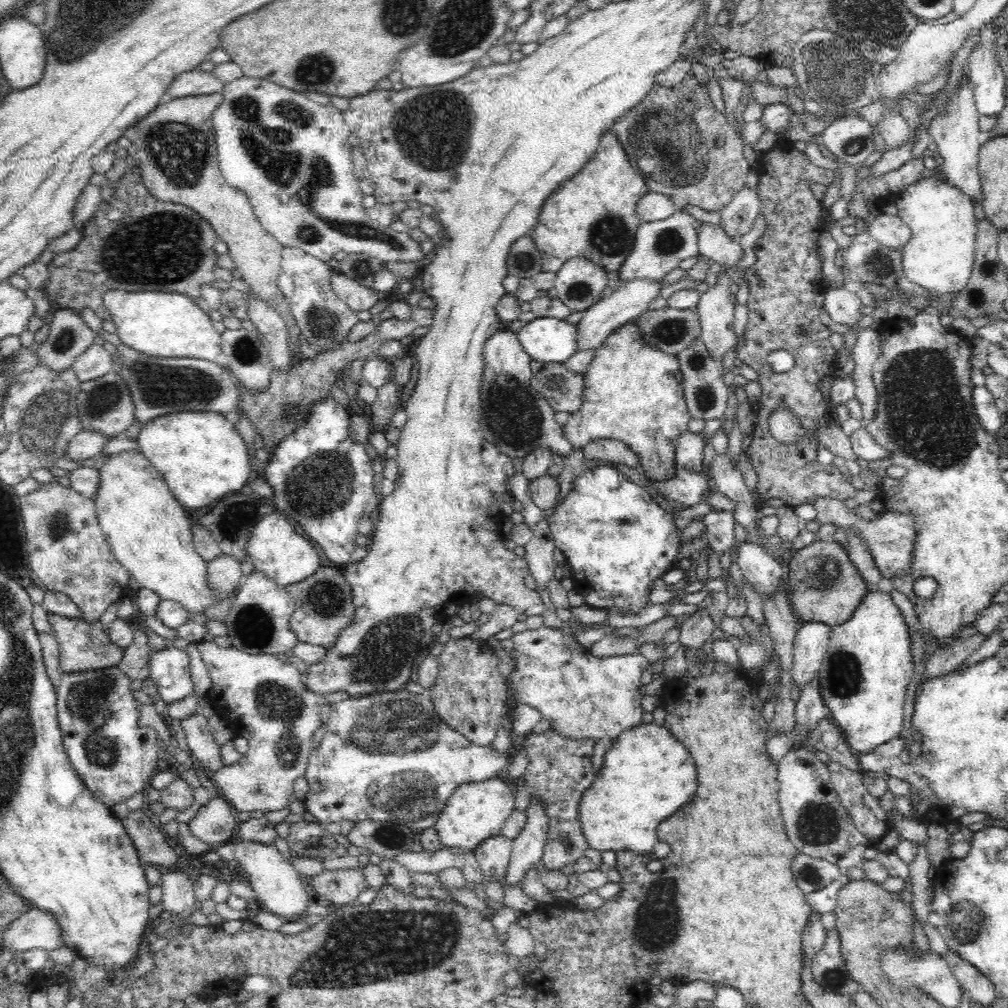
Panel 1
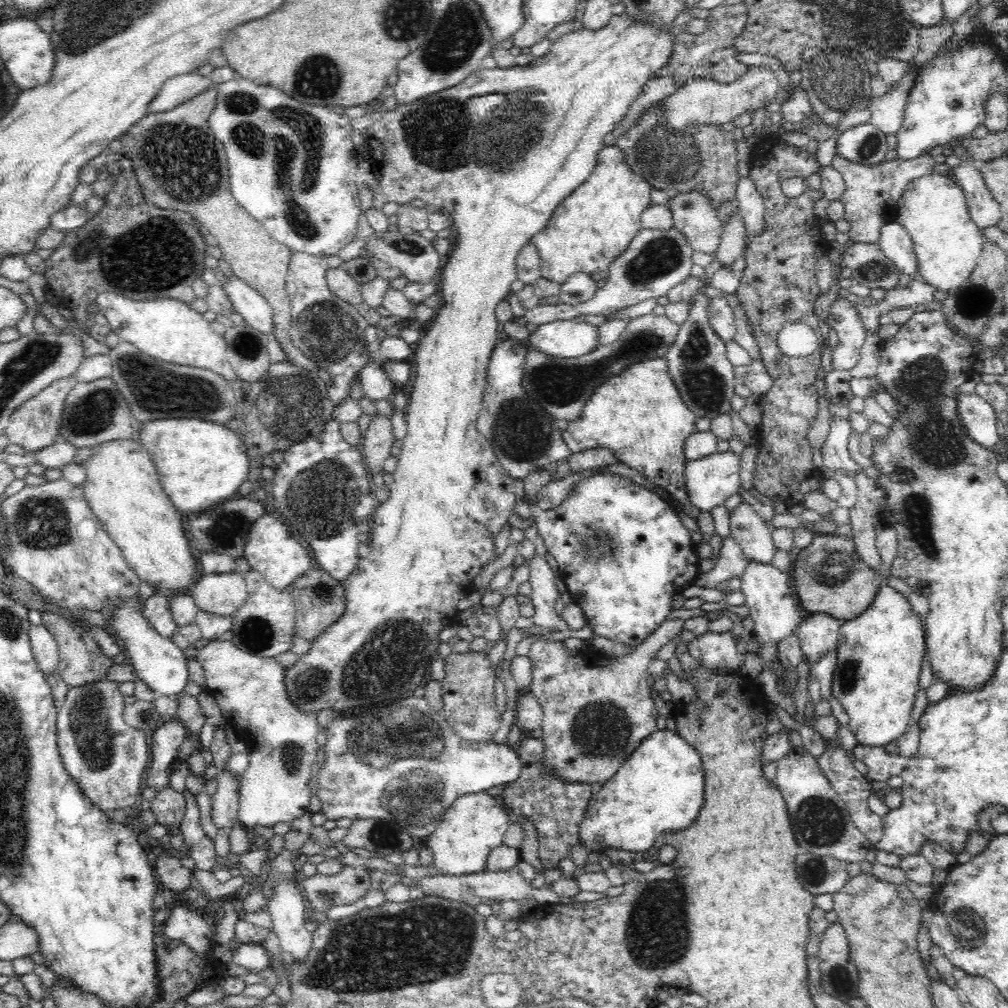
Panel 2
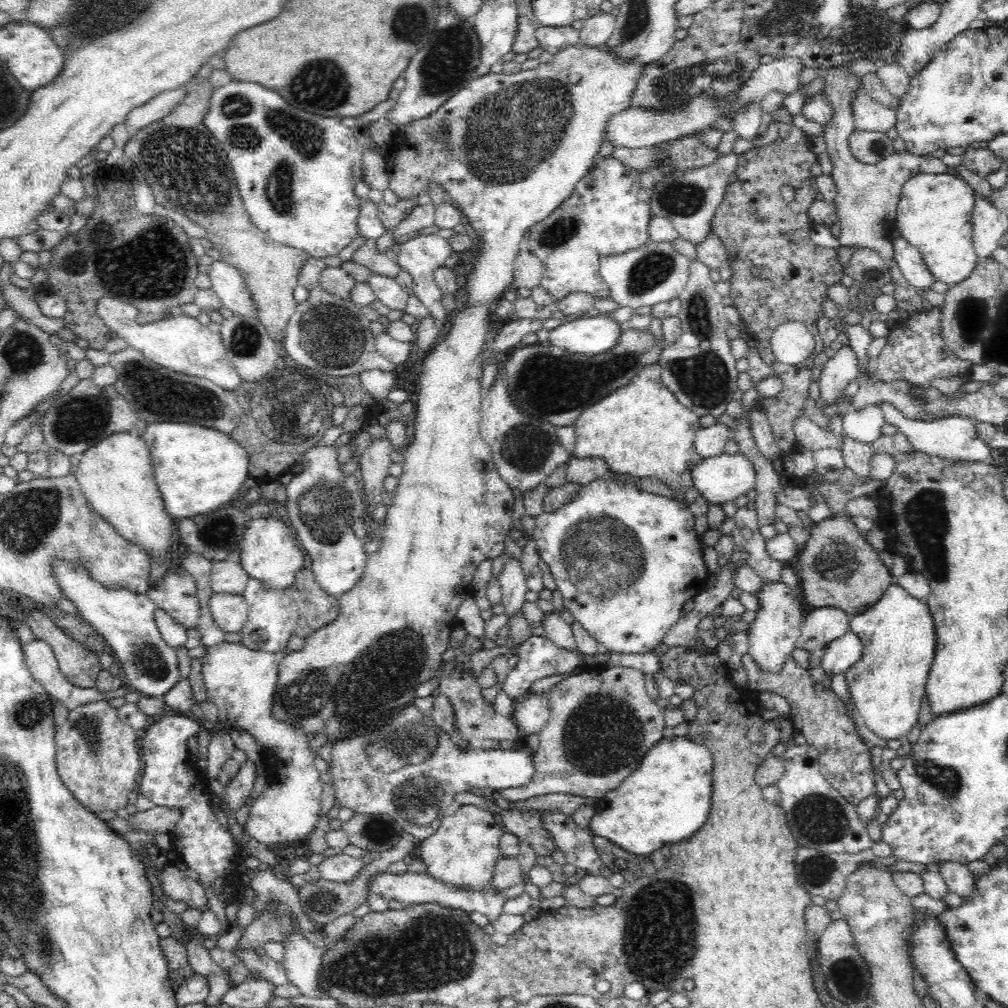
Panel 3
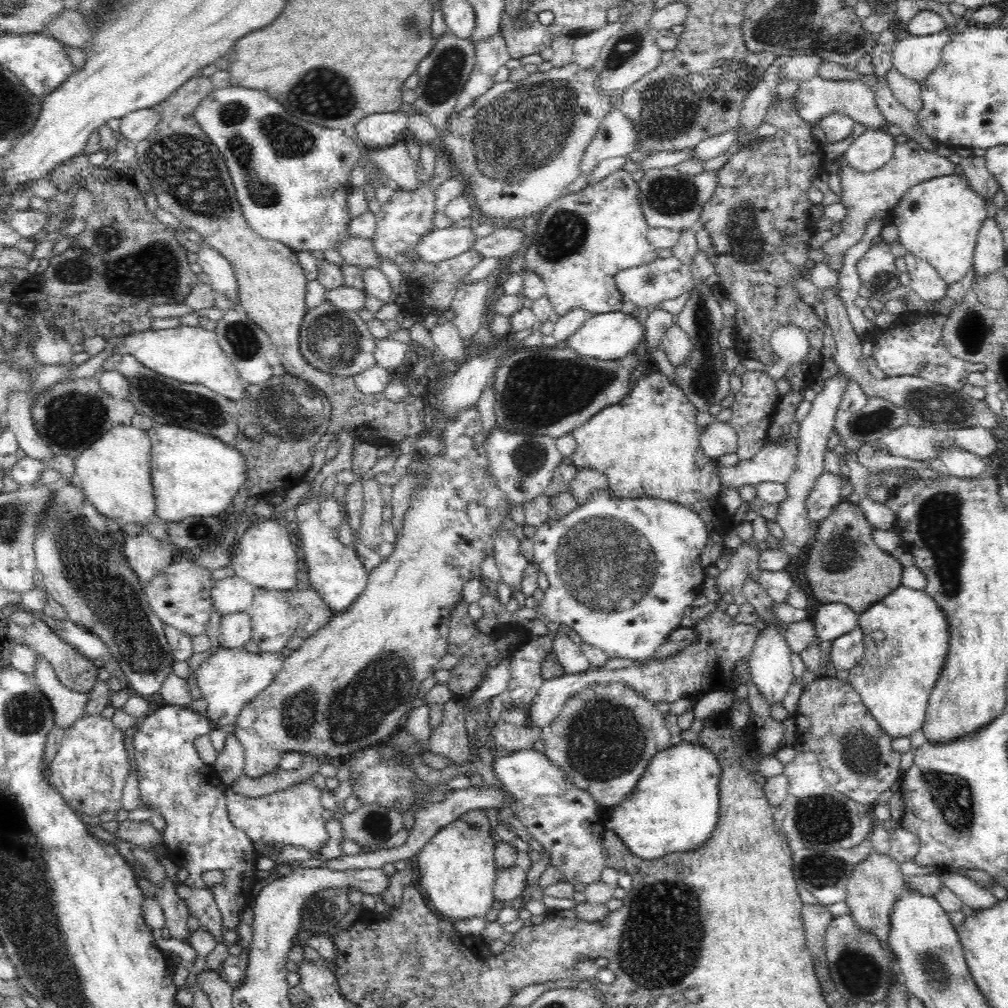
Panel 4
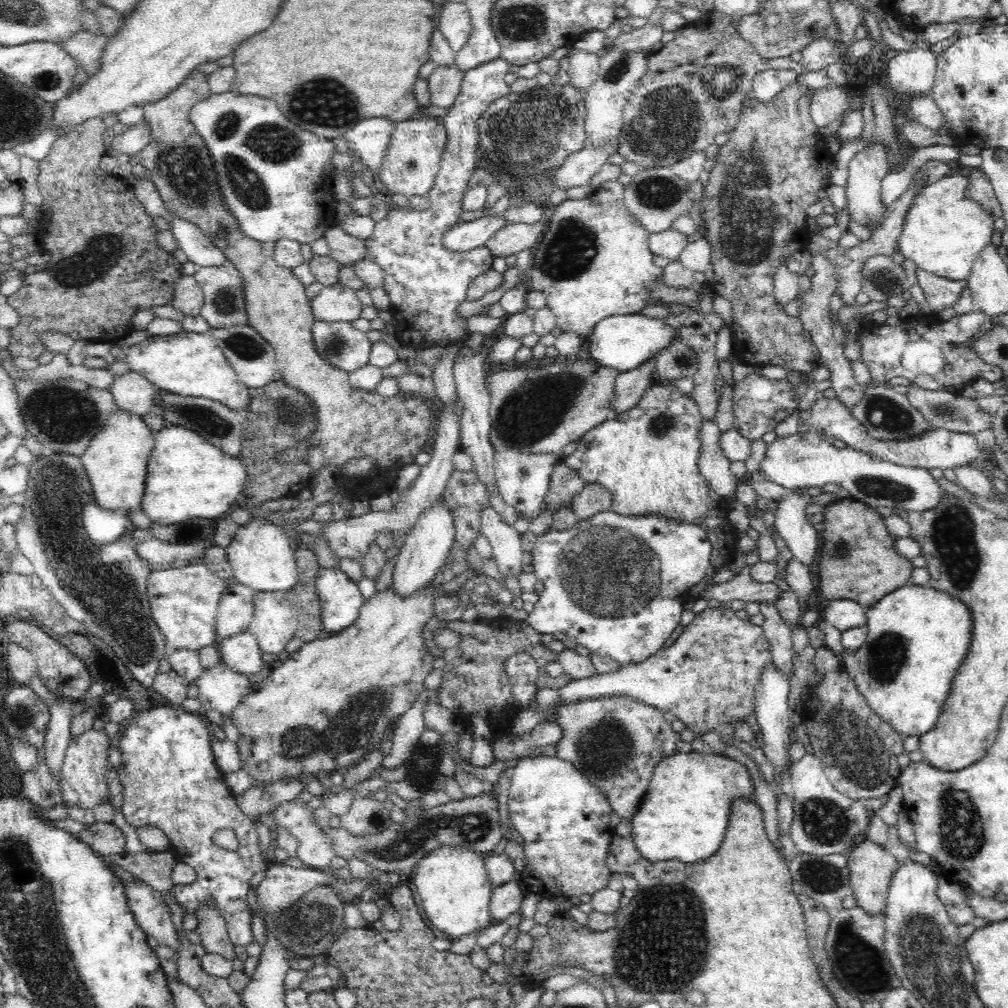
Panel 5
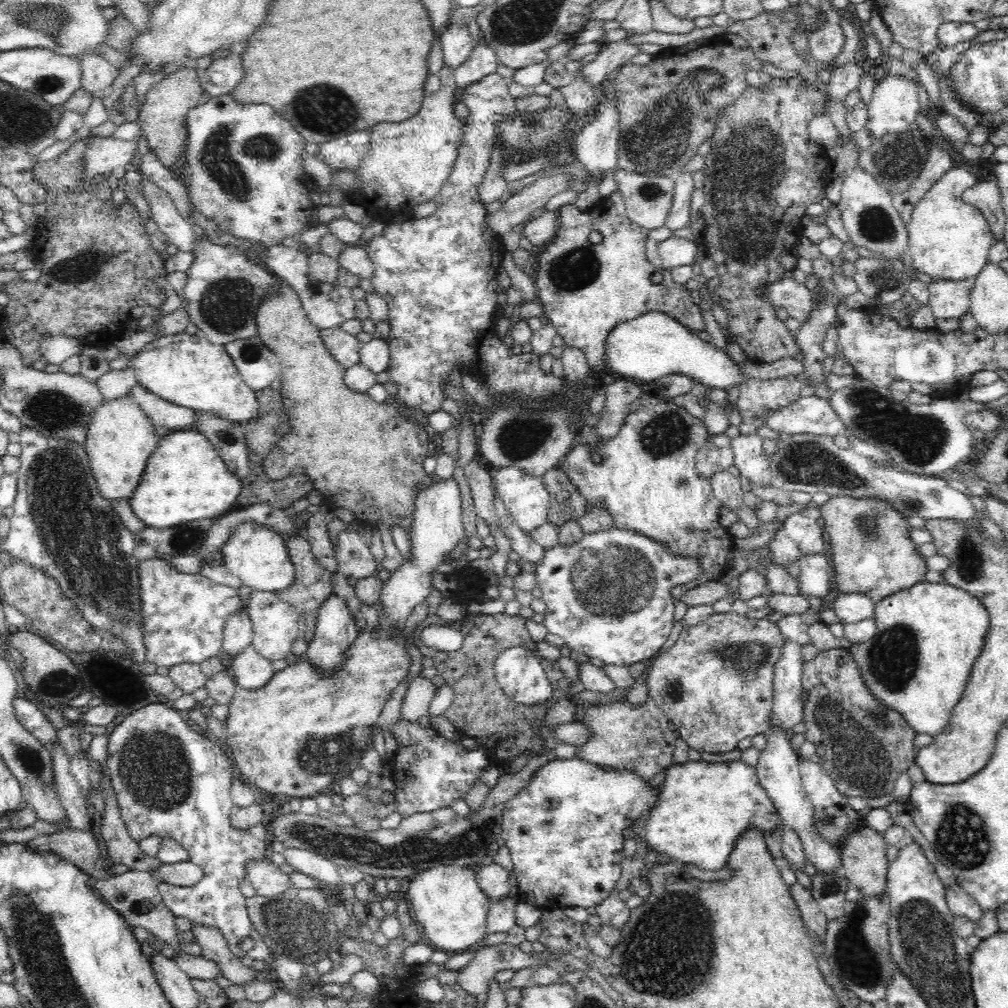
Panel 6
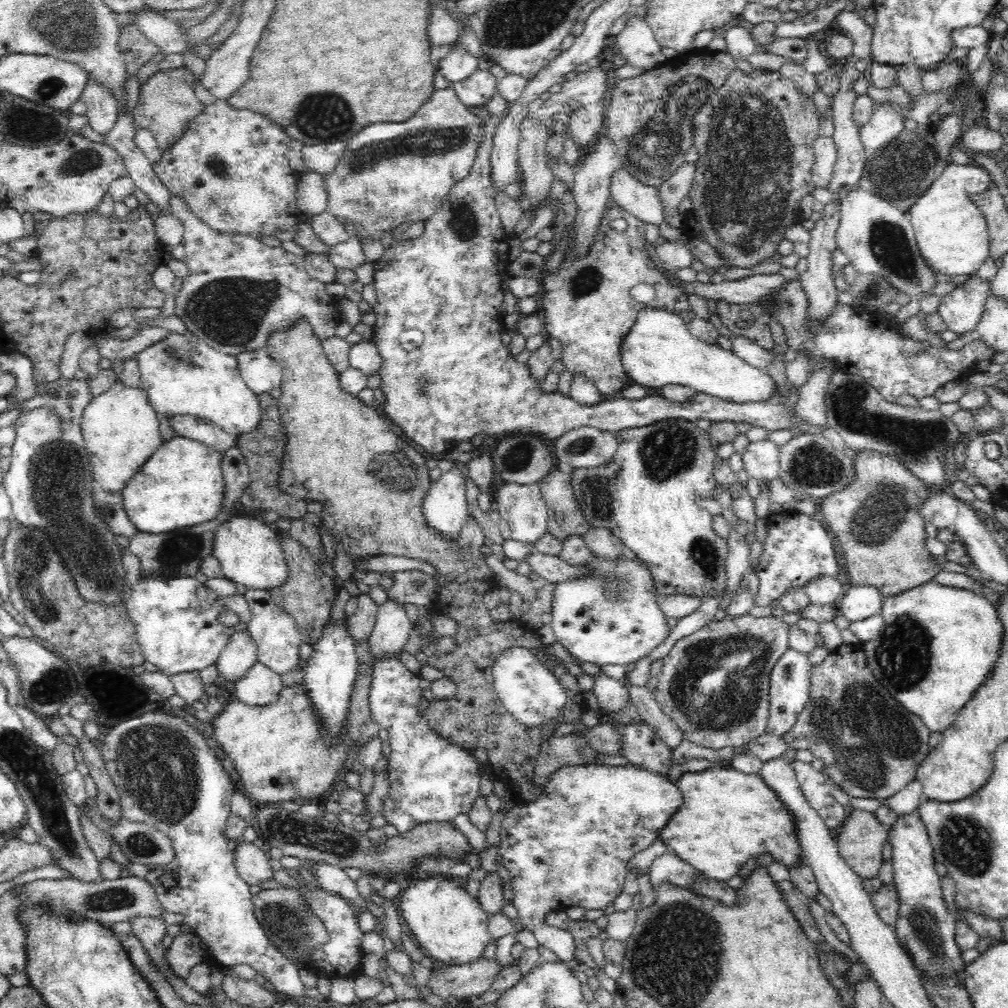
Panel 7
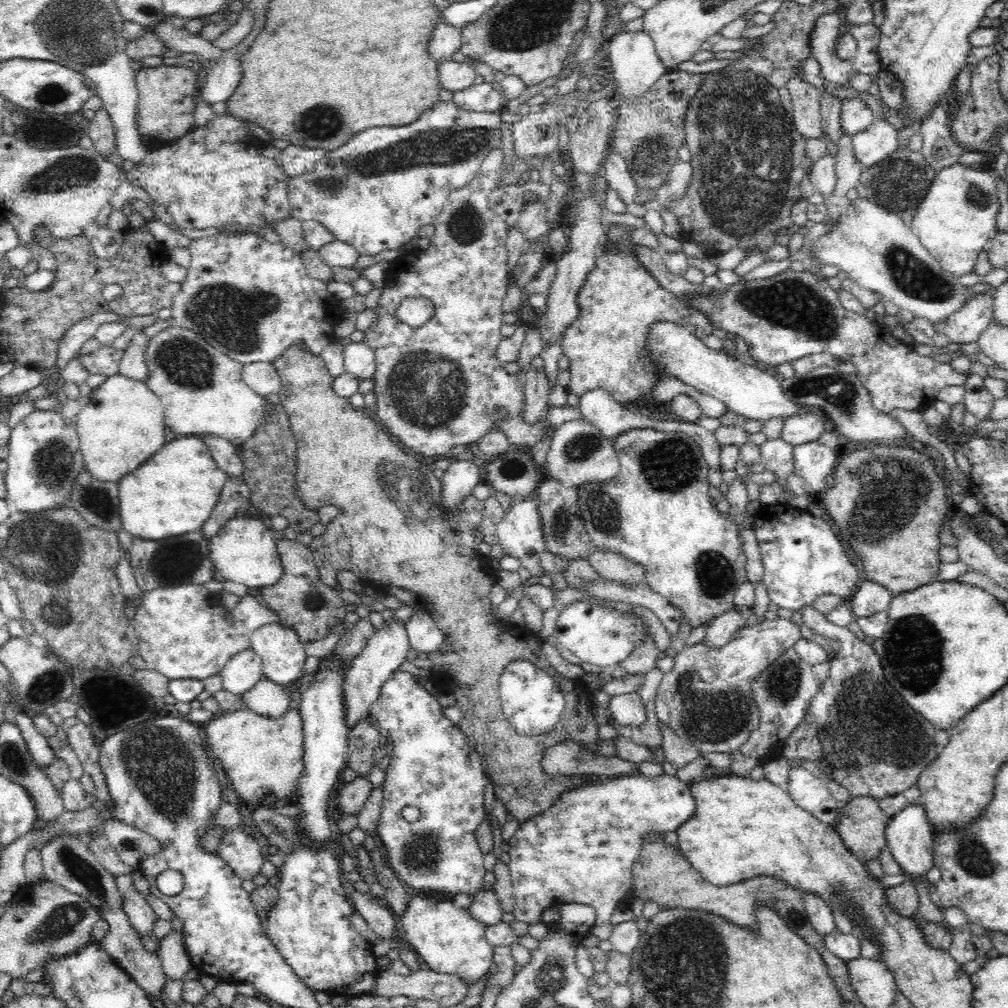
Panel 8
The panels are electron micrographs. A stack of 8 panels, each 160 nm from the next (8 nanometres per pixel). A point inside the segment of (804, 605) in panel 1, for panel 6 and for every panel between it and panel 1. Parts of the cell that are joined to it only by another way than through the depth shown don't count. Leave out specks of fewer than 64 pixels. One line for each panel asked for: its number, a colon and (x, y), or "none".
2: (828, 577)
3: (838, 568)
4: (844, 565)
5: (858, 561)
6: (873, 554)

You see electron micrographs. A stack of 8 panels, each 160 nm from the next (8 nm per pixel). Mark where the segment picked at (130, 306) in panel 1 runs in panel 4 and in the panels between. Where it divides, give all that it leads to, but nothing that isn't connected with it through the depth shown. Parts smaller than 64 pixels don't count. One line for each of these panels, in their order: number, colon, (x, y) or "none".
2: (169, 330)
3: (178, 342)
4: (191, 354)

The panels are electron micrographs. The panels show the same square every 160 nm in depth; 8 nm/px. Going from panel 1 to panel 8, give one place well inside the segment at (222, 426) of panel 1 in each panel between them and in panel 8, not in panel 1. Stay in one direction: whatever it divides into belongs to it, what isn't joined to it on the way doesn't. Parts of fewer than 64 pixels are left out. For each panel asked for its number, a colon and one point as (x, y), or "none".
2: (199, 463)
3: (198, 470)
4: (193, 474)
5: (187, 477)
6: (186, 479)
7: (182, 484)
8: (172, 494)

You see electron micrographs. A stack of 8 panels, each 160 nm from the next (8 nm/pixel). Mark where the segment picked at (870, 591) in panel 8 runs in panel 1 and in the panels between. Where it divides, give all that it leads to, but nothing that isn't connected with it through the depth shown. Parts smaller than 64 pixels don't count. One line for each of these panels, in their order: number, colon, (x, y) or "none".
1: (812, 641)
2: (818, 633)
3: (822, 626)
4: (831, 621)
5: (845, 614)
6: (850, 608)
7: (859, 603)

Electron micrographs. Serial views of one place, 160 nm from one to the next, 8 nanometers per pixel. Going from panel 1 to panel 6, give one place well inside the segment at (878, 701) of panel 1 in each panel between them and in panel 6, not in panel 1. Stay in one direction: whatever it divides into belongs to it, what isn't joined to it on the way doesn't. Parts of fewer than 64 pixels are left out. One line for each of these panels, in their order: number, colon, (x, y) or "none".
2: (879, 654)
3: (887, 683)
4: (906, 636)
5: (917, 637)
6: (928, 636)

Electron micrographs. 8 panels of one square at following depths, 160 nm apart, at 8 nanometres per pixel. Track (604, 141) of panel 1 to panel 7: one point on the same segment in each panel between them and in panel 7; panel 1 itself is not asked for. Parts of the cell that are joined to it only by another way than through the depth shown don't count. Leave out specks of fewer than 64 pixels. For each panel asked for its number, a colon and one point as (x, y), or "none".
2: (594, 224)
3: (609, 212)
4: (582, 239)
5: (594, 261)
6: (586, 289)
7: (588, 307)

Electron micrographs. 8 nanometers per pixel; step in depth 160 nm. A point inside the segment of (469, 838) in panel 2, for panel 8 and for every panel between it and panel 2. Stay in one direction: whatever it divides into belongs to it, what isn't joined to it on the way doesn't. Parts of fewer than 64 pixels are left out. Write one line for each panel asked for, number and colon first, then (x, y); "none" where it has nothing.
3: (463, 852)
4: (457, 870)
5: (452, 882)
6: (447, 902)
7: (450, 925)
8: (447, 938)

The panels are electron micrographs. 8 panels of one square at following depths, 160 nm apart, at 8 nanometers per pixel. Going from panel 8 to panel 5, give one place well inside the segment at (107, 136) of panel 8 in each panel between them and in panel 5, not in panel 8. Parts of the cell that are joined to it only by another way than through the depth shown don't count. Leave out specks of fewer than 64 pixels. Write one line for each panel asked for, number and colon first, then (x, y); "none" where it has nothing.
5: (86, 47)
6: (98, 74)
7: (103, 109)

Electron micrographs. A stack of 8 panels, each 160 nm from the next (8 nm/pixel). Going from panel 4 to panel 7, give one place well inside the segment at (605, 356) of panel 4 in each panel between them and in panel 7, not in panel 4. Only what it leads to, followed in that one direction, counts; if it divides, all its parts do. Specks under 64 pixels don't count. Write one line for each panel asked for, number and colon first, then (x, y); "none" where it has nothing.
5: (622, 342)
6: (653, 345)
7: (659, 350)

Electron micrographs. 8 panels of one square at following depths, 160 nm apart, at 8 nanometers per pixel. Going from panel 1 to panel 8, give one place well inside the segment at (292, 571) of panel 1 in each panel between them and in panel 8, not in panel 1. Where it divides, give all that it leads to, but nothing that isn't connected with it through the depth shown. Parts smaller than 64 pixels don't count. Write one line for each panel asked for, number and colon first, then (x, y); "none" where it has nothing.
2: (272, 549)
3: (269, 554)
4: (265, 558)
5: (260, 554)
6: (257, 555)
7: (249, 551)
8: (244, 551)

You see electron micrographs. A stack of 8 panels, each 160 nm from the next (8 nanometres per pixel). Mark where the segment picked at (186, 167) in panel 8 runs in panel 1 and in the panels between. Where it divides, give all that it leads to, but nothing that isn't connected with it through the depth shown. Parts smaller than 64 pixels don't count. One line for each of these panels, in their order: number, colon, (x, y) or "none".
1: (293, 157)
2: (293, 167)
3: (297, 171)
4: (292, 178)
5: (272, 174)
6: (242, 169)
7: (230, 167)

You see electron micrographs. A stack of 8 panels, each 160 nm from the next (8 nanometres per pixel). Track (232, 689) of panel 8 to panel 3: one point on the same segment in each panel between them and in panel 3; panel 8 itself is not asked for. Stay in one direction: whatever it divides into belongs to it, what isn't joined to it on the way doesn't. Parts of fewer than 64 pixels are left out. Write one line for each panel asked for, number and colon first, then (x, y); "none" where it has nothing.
3: (227, 577)
4: (233, 594)
5: (236, 609)
6: (238, 633)
7: (235, 659)

